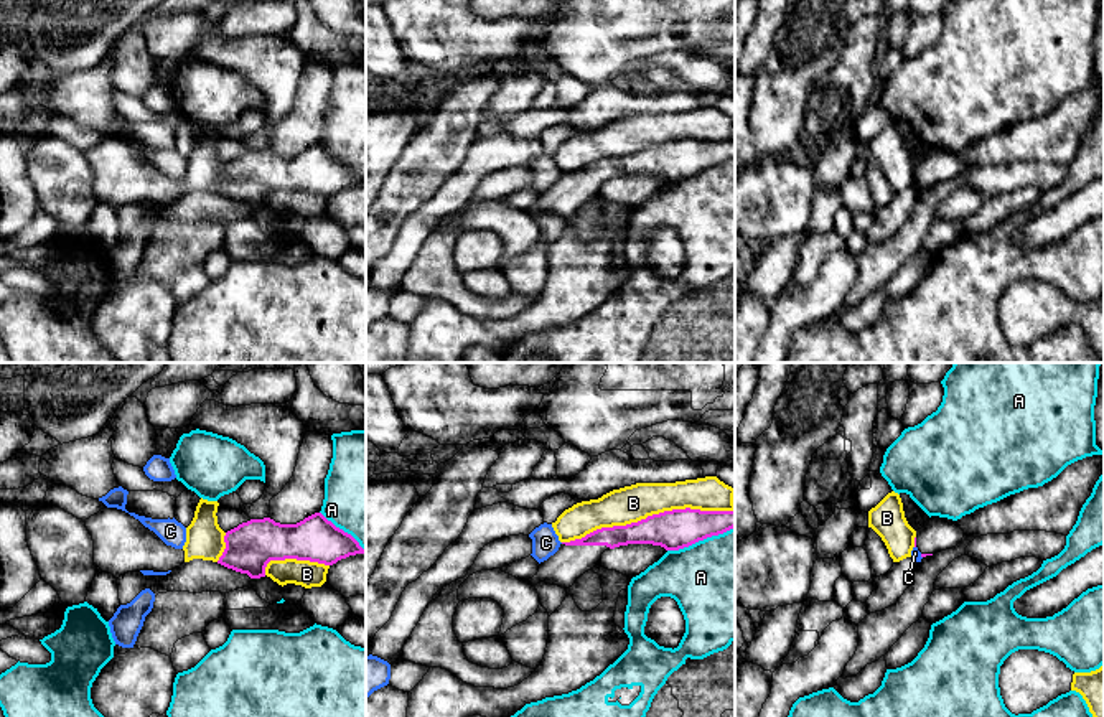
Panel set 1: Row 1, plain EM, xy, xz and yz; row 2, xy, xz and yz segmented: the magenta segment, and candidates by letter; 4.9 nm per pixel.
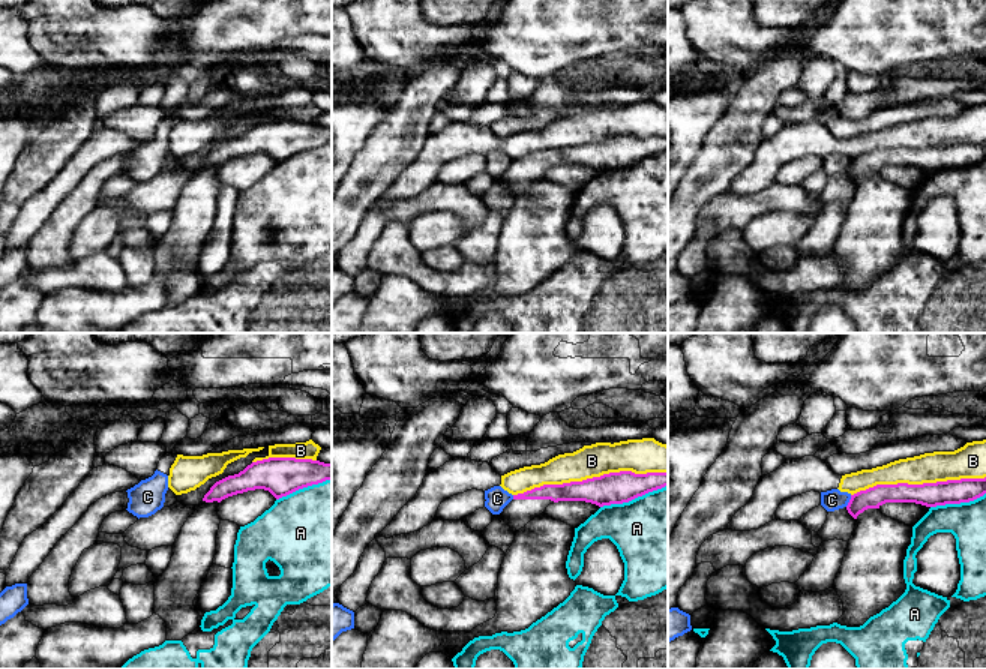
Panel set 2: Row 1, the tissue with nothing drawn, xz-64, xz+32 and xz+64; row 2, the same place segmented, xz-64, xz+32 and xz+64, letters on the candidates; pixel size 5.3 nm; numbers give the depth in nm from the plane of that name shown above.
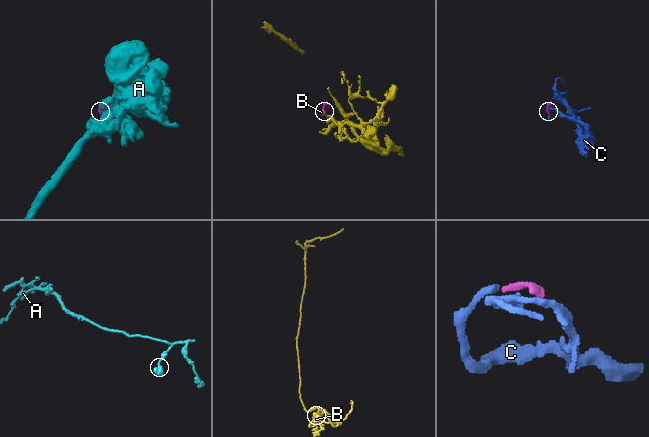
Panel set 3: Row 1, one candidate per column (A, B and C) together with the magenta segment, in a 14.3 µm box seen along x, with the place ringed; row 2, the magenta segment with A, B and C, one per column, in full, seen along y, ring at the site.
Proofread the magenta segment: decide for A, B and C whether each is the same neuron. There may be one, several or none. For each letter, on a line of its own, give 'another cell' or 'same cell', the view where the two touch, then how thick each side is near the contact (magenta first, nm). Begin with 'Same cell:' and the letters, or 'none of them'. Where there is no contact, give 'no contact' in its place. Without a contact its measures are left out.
Same cell: none of them
A: another cell; contact in xz; calibres 190 and 480 nm
B: another cell; contact in xz; calibres 190 and 180 nm
C: another cell; no contact

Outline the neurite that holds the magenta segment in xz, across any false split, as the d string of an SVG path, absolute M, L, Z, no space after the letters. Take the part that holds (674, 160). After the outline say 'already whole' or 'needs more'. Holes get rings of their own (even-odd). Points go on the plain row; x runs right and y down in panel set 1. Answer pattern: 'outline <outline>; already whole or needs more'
outline M672 140L659 145L648 147L638 153L626 157L601 158L582 170L570 173L562 173L559 181L550 186L547 191L540 193L539 203L529 209L532 216L540 213L559 216L568 219L575 211L600 194L601 185L605 181L628 176L628 175L653 175L661 176L666 181L679 181L689 178L699 171L704 171L712 166L723 165L735 158L735 140L733 142L700 142L700 140Z; needs more

